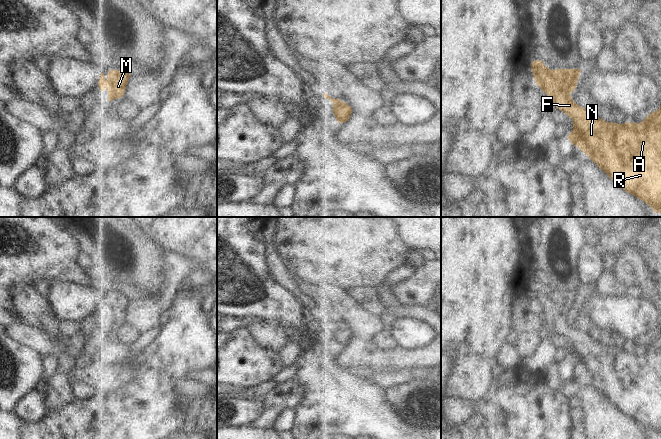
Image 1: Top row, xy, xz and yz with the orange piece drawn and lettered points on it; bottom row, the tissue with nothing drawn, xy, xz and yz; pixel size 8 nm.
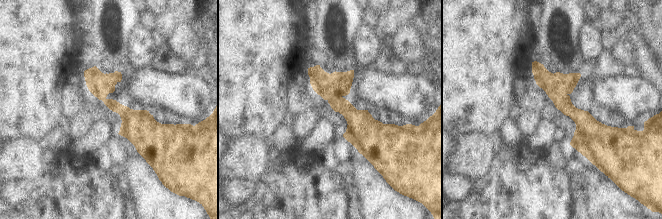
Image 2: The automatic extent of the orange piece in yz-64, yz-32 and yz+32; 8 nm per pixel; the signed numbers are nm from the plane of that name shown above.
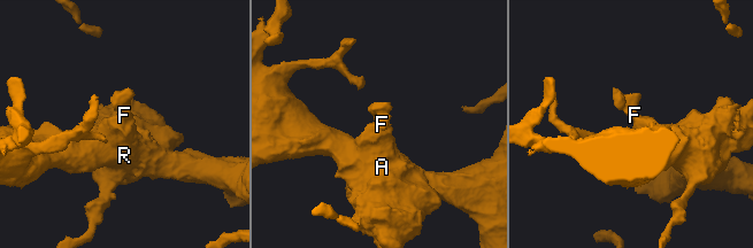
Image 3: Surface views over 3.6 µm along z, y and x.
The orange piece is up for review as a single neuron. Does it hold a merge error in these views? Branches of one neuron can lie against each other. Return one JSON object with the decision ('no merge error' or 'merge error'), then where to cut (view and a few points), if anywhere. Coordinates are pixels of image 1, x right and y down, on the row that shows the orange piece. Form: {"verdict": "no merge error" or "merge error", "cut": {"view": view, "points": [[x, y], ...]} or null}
{"verdict": "no merge error", "cut": null}

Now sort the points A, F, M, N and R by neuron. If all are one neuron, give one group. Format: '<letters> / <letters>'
A F M N R

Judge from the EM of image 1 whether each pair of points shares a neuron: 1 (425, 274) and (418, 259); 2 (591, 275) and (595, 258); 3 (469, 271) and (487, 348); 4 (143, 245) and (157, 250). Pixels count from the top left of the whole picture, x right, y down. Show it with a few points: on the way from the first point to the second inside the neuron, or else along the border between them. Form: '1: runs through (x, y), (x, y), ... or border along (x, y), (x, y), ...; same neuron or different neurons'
1: border along (427, 261), (416, 269); different neurons
2: runs through (591, 271), (591, 262); same neuron
3: runs through (469, 290), (469, 312), (482, 325), (483, 329); same neuron
4: runs through (146, 248), (154, 250); same neuron

